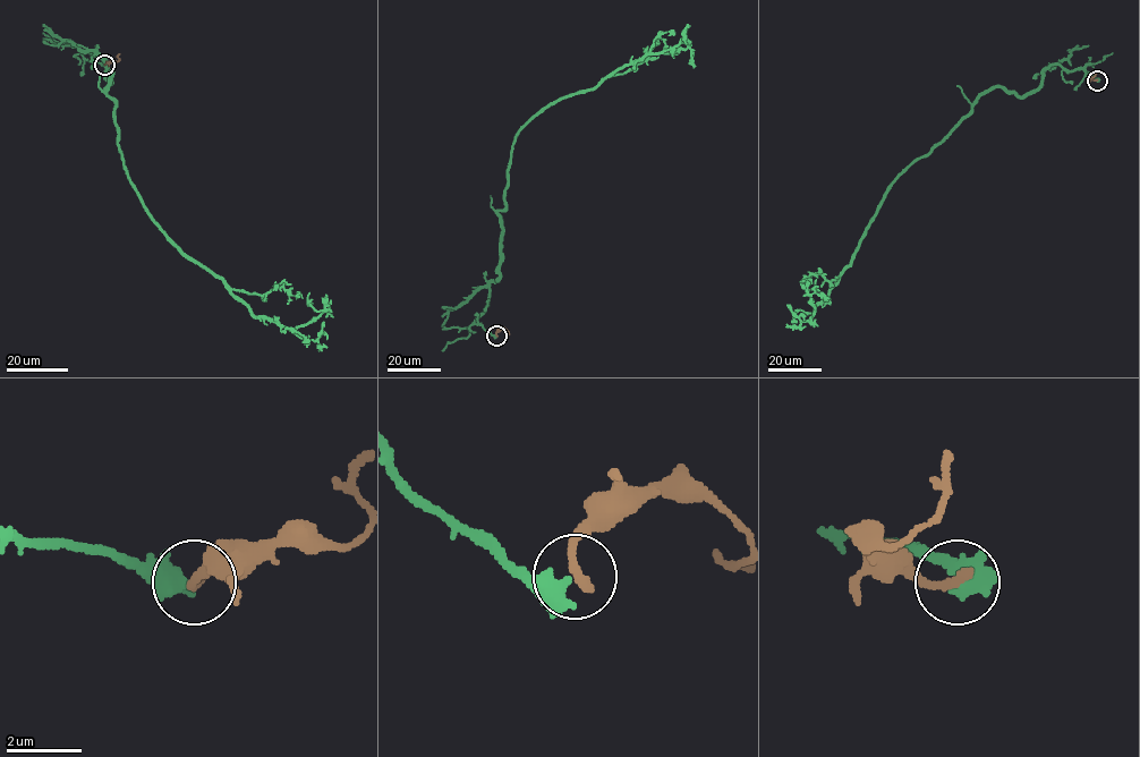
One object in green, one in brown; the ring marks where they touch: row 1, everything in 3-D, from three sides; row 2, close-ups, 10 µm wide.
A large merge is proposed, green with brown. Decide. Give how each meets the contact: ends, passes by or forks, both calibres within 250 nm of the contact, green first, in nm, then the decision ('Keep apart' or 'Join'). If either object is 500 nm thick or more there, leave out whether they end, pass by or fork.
Thickness 550 nm (green) against 280 nm. Keep apart

